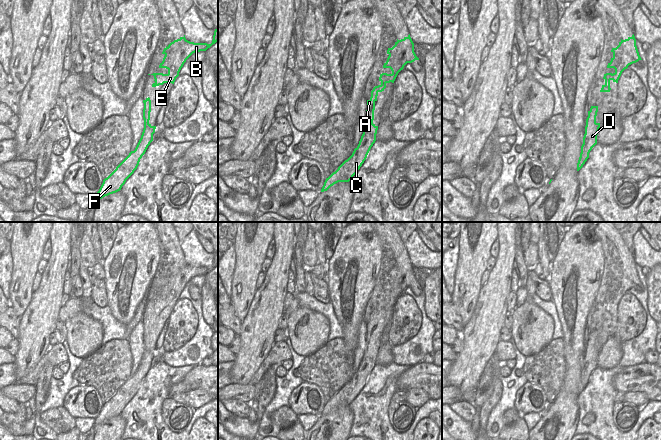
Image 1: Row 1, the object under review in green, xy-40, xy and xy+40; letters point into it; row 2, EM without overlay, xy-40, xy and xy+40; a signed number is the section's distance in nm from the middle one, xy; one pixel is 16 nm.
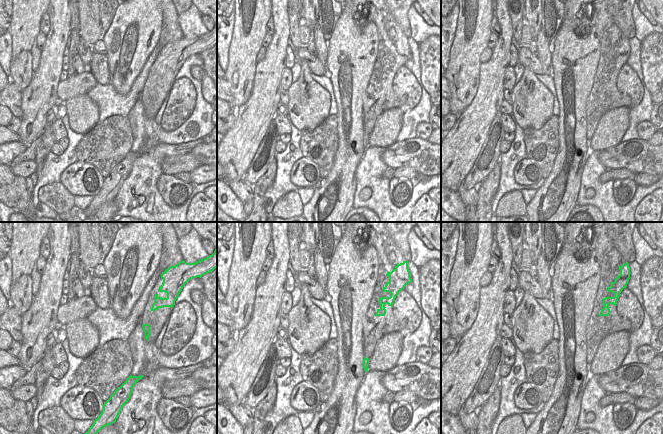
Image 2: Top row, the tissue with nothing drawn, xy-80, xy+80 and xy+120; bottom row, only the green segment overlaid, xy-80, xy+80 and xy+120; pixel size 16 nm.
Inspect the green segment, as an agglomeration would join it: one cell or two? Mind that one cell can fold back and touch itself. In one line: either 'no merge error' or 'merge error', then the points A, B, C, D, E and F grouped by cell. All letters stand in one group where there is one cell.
no merge error | A B C D E F

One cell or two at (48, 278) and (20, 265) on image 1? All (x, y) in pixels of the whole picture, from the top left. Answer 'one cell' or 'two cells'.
two cells

